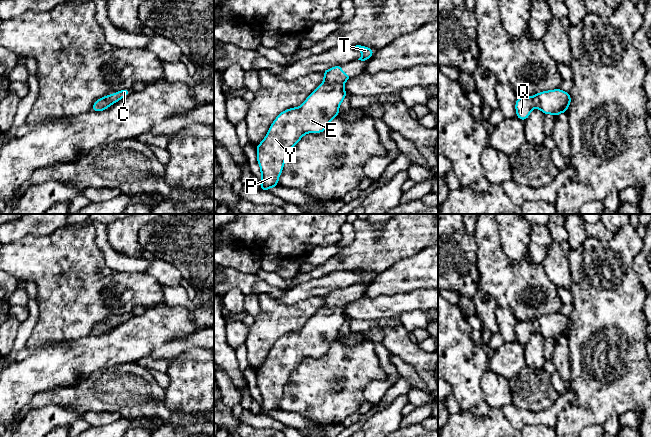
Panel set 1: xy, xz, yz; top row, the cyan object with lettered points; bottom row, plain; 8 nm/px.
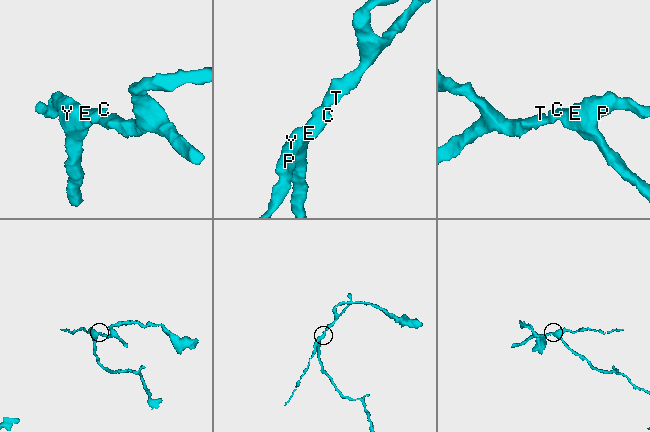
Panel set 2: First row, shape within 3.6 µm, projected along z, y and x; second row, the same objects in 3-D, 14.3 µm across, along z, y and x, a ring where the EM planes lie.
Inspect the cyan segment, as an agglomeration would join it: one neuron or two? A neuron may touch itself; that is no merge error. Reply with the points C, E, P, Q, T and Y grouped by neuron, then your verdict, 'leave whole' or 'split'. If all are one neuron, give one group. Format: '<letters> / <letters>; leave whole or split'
C E P Q T Y; leave whole

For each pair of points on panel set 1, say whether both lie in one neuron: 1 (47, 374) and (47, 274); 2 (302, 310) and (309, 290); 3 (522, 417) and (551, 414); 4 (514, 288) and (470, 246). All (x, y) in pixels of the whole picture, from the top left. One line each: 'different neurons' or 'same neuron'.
1: different neurons
2: different neurons
3: same neuron
4: different neurons

